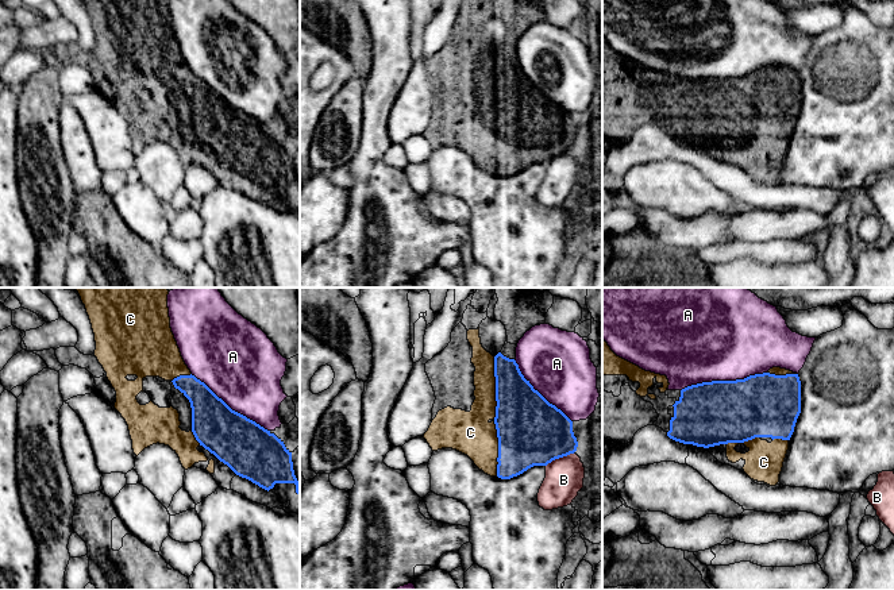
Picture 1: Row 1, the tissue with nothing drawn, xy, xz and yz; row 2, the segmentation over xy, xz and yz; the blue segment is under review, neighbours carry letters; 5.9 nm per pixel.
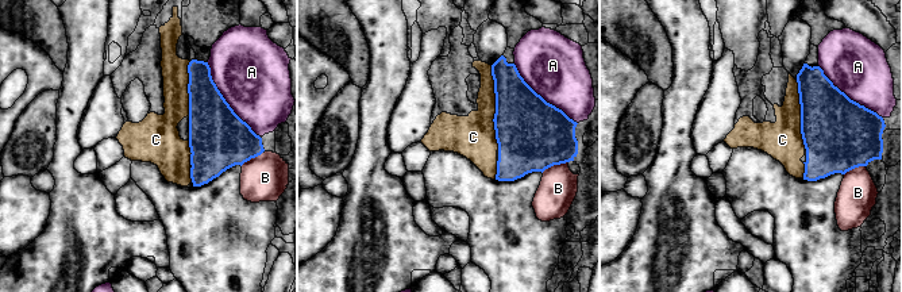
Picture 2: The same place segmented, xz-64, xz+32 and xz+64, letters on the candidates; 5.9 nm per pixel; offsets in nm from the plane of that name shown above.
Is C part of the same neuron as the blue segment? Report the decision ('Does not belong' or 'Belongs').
Belongs

